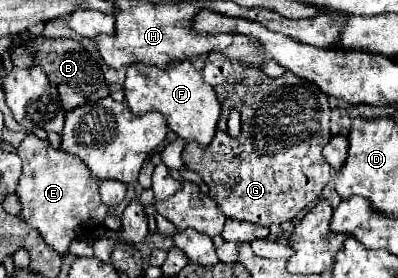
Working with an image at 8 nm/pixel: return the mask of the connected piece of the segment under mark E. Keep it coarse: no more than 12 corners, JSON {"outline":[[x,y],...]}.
{"outline":[[28,134],[18,218],[66,252],[108,206],[76,156]]}

